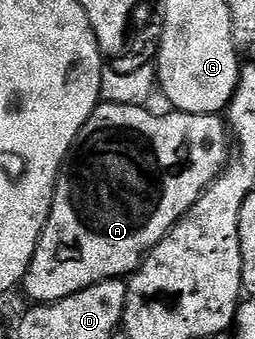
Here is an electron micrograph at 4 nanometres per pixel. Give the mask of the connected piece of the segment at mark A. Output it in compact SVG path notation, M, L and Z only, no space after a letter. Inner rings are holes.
M103 102L88 117L62 164L50 216L20 284L31 304L55 303L100 281L133 275L151 249L186 216L210 182L226 168L230 139L222 115L193 115L175 110L169 114L153 115L145 106Z

